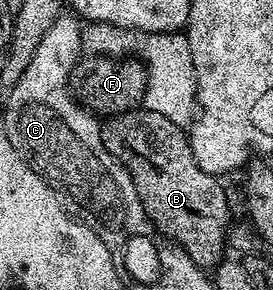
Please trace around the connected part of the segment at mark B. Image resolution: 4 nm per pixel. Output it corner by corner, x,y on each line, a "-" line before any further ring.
140,107
104,118
100,139
109,154
118,156
121,163
131,167
147,215
157,219
167,237
180,243
198,267
209,269
219,265
225,255
223,249
227,247
229,203
220,185
222,182
193,164
186,130
169,117

